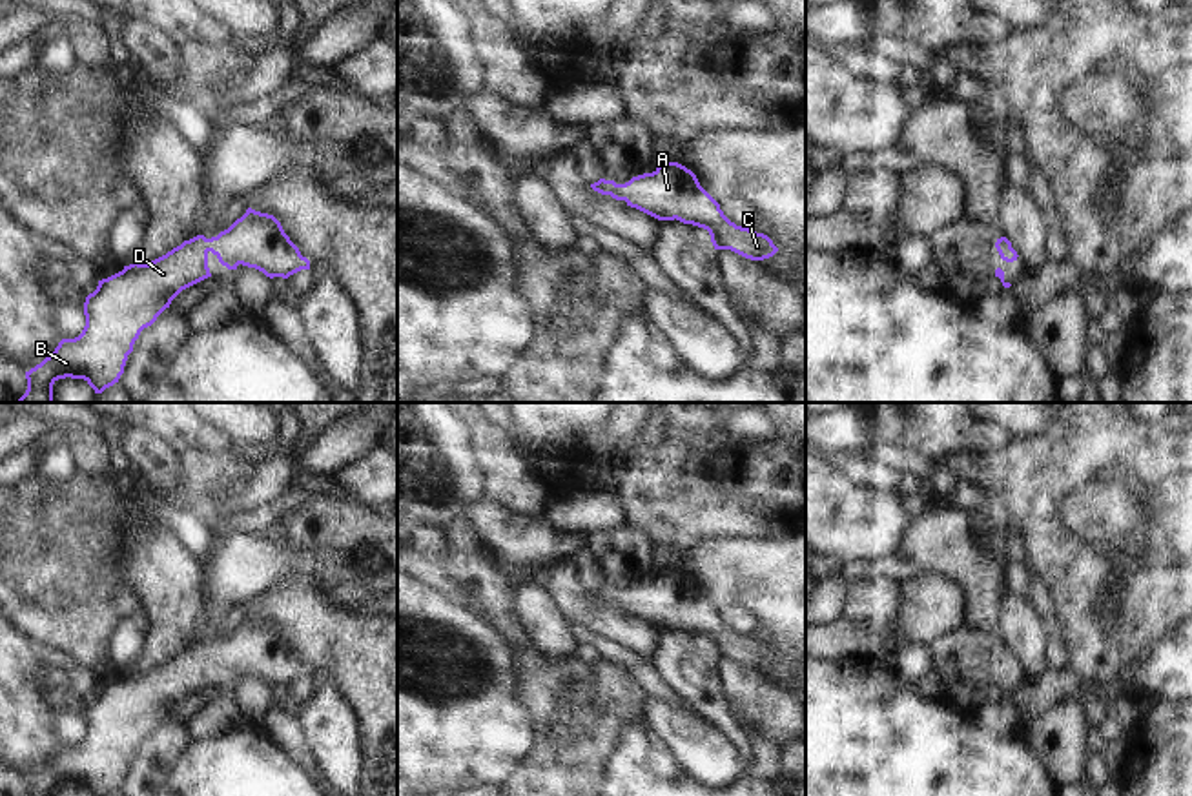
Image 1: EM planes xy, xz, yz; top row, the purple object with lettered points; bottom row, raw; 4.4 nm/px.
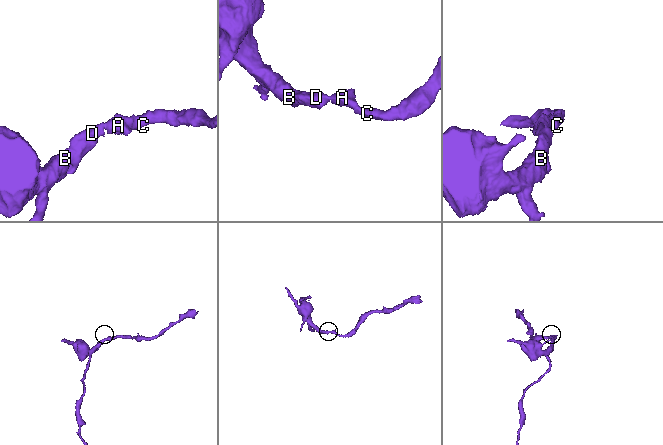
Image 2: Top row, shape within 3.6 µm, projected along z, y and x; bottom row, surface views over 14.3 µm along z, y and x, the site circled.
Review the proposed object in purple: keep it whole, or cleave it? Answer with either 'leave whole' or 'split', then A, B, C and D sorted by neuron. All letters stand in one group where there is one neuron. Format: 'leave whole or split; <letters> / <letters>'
leave whole; A B C D

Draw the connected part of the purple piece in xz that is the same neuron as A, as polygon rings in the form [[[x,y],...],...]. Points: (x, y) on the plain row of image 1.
[[[678,570],[658,572],[653,581],[632,585],[625,592],[600,587],[591,596],[658,628],[676,627],[704,636],[714,658],[731,658],[751,668],[764,668],[778,659],[767,643],[731,630],[696,583]]]

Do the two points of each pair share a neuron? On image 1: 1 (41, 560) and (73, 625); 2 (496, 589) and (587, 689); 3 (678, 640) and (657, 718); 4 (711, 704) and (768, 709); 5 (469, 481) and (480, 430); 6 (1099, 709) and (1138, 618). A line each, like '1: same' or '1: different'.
1: same
2: same
3: different
4: different
5: different
6: different

